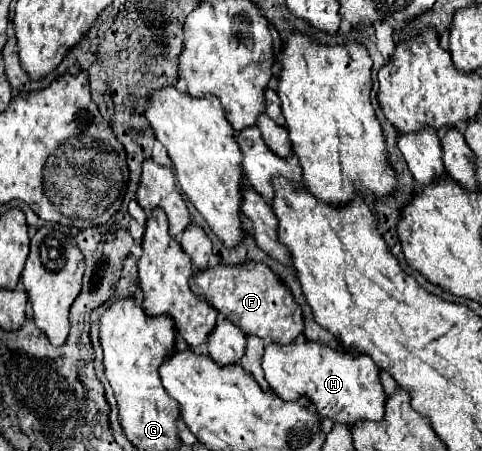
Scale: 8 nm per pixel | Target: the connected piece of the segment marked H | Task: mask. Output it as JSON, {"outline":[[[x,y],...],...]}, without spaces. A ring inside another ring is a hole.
{"outline":[[[306,340],[302,344],[276,344],[270,342],[264,352],[262,368],[270,388],[284,400],[296,400],[308,396],[320,416],[332,418],[352,426],[358,420],[382,420],[386,394],[378,378],[378,366],[368,354],[334,350],[326,344]]]}

